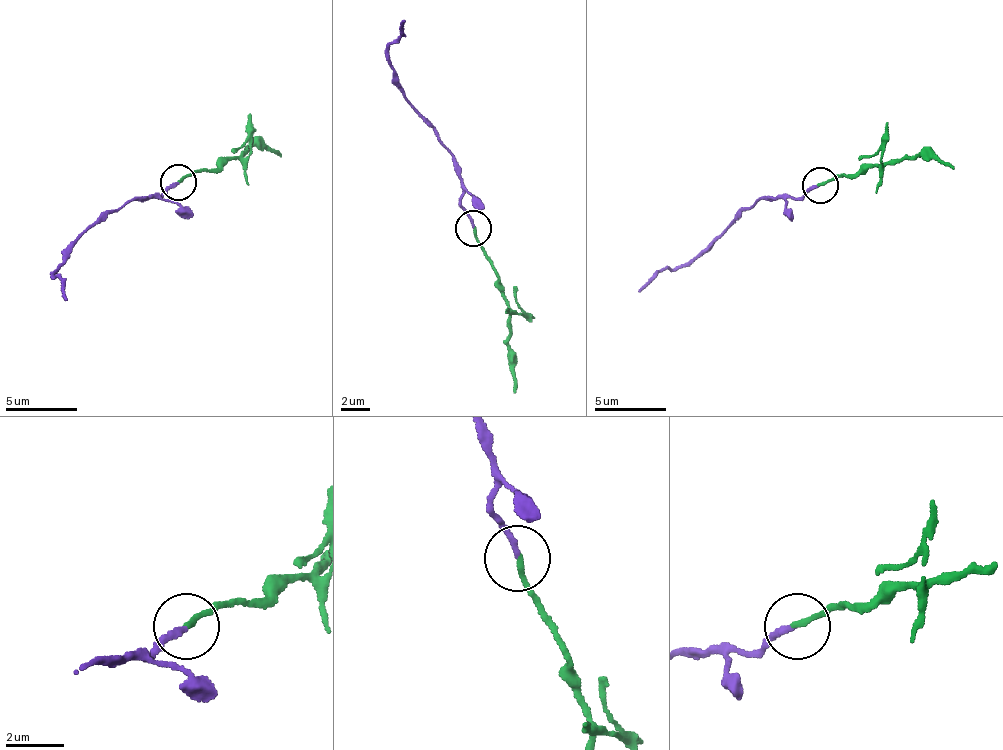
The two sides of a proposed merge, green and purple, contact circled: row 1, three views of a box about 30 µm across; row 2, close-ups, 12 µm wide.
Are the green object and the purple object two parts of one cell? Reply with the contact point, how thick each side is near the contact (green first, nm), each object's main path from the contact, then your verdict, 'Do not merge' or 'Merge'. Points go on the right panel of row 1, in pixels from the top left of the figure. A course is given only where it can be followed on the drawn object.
Place: (820, 185). Thickness 190 nm (green) against 180 nm. Course of green: (820, 184), (908, 158), (939, 159), (954, 170). Course of purple: (820, 184), (801, 198), (758, 197), (678, 265), (640, 290). Do not merge

